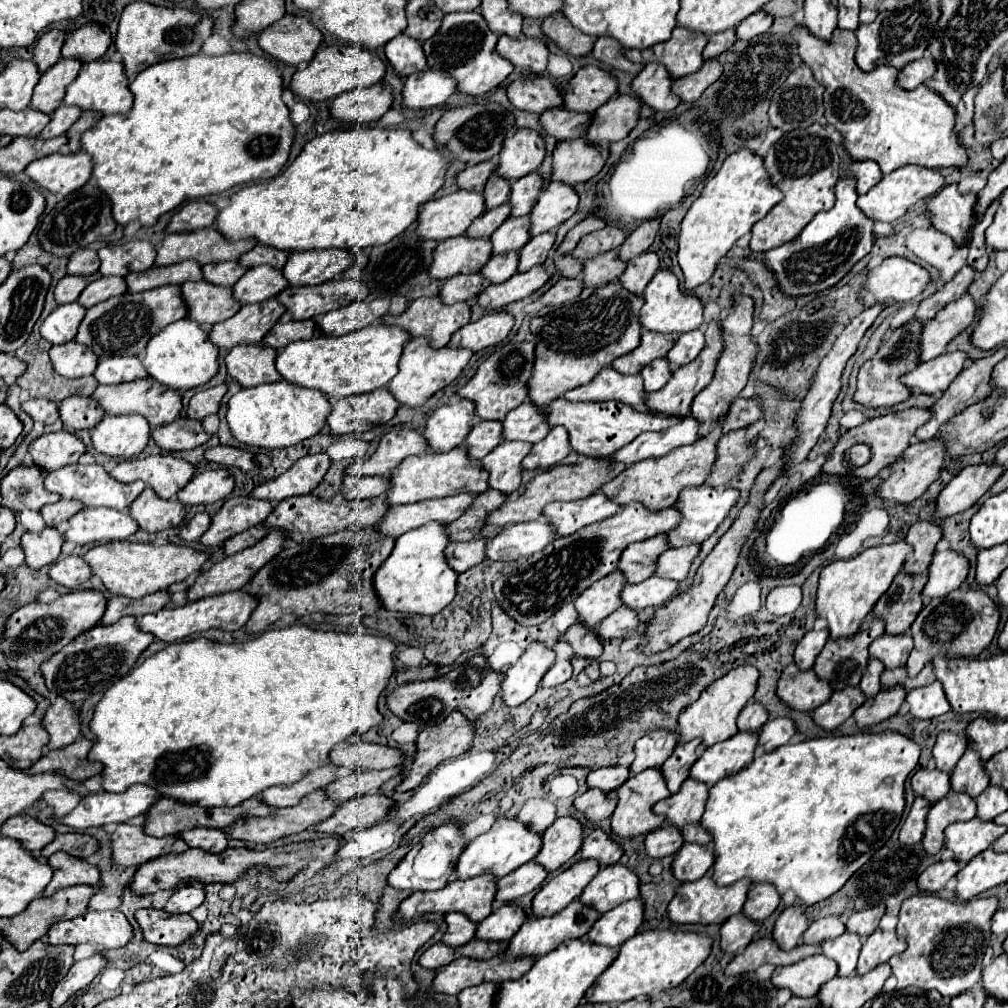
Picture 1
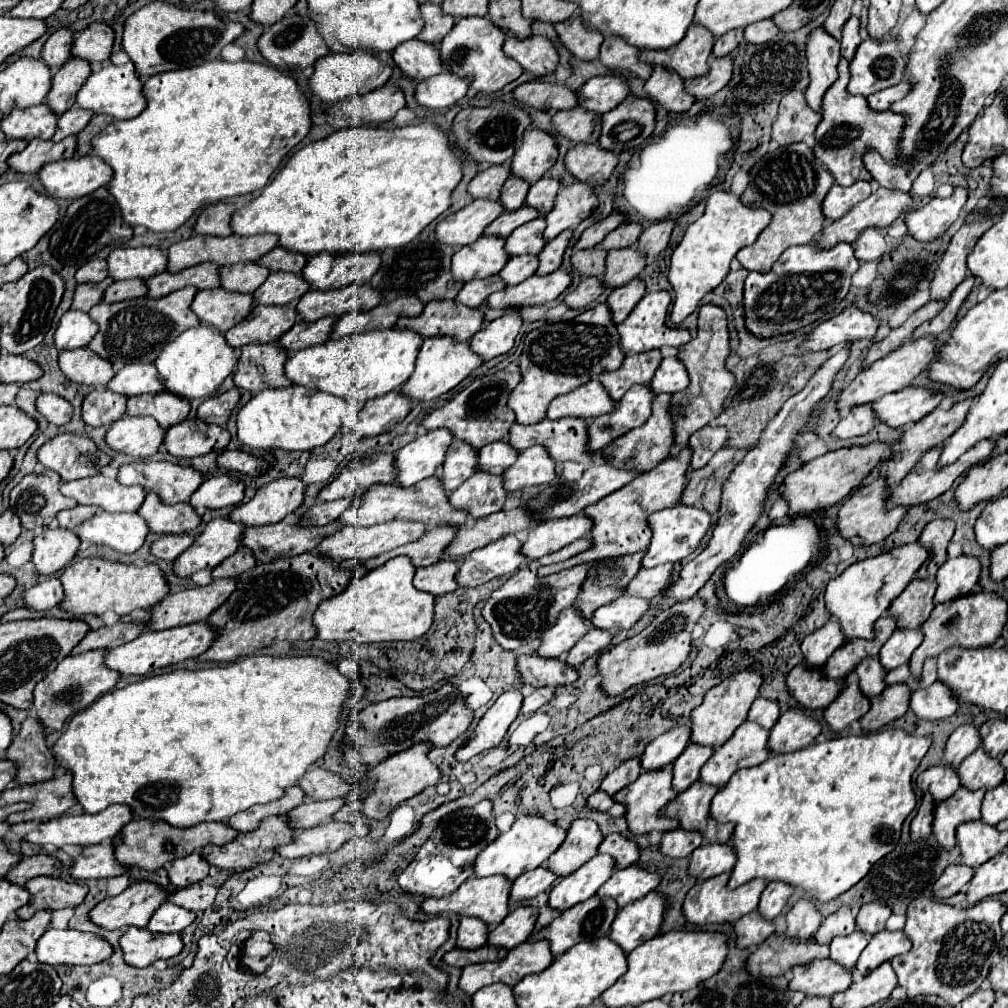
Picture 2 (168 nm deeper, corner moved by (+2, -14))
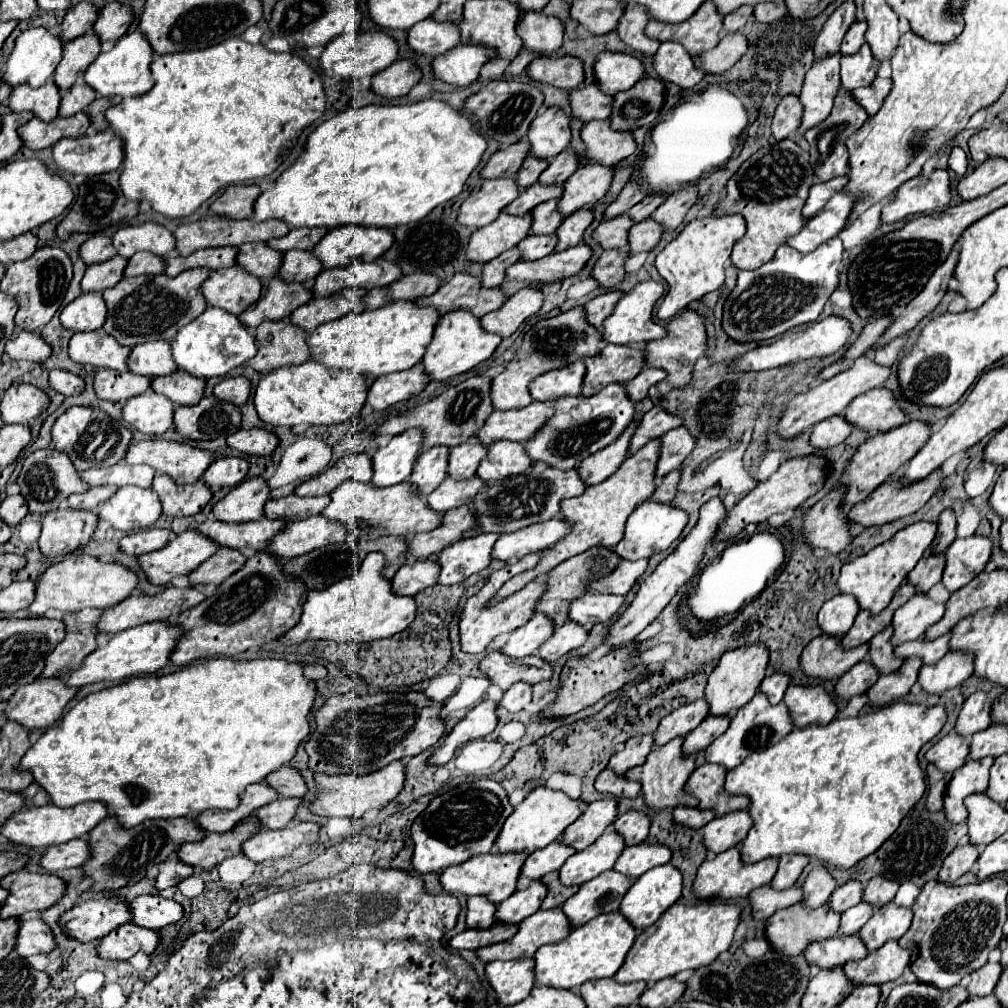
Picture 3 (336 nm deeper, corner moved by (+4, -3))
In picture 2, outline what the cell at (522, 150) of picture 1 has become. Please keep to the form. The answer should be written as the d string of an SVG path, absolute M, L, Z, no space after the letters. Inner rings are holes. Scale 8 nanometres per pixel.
M528 129L522 145L514 153L512 173L536 183L558 159L558 143L542 129Z

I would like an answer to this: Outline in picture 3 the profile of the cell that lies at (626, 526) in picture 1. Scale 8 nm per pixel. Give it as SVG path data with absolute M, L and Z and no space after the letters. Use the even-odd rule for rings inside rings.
M540 550L540 552L532 552L532 554L524 556L524 558L520 558L516 564L506 564L504 568L492 572L492 576L488 578L486 586L484 586L478 594L474 594L474 596L468 598L468 602L464 604L464 610L462 610L462 618L460 618L460 640L462 640L462 650L464 650L464 652L470 652L470 654L484 652L486 646L488 646L496 636L500 636L500 634L508 634L508 632L520 628L522 624L526 624L526 622L532 618L534 612L530 612L530 616L528 616L526 610L534 610L534 608L536 608L534 600L530 602L530 598L536 596L534 590L548 590L548 582L546 582L544 578L542 578L542 580L532 580L532 582L526 584L522 590L514 592L514 596L506 596L506 598L498 600L496 604L492 604L492 600L496 598L498 590L502 588L502 584L504 584L508 578L512 578L512 576L518 574L518 572L530 570L542 556L544 556L544 550ZM464 632L466 632L472 640L476 640L476 642L464 642Z

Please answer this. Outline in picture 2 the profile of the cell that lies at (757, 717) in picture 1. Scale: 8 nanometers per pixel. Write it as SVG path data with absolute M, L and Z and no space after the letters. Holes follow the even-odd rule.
M758 697L758 699L752 703L752 709L750 709L750 713L748 713L748 719L750 719L750 721L756 721L756 723L760 723L760 725L766 727L766 729L774 727L776 721L778 721L778 717L780 717L780 707L778 707L778 703L772 701L772 699L764 699L764 697Z

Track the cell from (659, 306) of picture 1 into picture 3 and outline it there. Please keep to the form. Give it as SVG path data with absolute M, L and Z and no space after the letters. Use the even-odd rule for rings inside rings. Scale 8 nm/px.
M648 280L648 282L640 282L640 284L634 286L628 294L624 294L624 298L616 304L612 316L604 320L604 326L602 326L602 336L604 336L604 340L610 342L610 344L634 346L634 344L644 344L644 342L656 340L656 338L664 338L664 336L668 334L668 330L652 320L654 304L656 304L658 298L662 296L662 292L664 292L664 286L662 286L660 282Z

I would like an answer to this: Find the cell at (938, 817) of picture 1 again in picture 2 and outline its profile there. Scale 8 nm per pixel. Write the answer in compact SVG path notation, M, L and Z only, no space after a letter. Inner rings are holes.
M960 787L950 799L938 803L934 811L934 835L942 847L952 849L956 845L956 827L966 821L980 819L980 803L986 789L970 791Z

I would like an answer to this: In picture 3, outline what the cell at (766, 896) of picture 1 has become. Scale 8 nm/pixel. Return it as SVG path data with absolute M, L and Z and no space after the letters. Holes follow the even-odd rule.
M782 856L780 864L778 864L778 872L772 878L770 886L774 890L786 890L786 888L794 886L794 882L798 880L798 876L806 864L808 864L806 856Z

